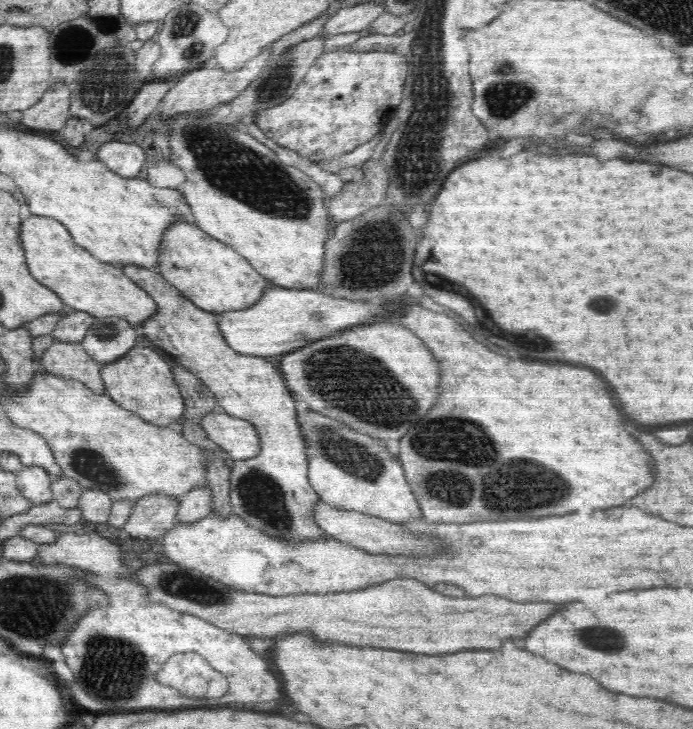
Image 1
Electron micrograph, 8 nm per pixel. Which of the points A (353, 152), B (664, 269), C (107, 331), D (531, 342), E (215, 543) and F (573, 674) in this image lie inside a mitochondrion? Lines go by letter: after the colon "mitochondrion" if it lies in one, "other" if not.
A: other
B: other
C: mitochondrion
D: mitochondrion
E: other
F: other

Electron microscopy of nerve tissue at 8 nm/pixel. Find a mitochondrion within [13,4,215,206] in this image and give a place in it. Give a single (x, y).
(74, 44)

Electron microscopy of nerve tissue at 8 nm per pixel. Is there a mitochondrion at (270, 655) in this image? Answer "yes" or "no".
no

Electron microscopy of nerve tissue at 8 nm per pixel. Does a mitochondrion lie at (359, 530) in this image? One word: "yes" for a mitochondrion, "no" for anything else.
no

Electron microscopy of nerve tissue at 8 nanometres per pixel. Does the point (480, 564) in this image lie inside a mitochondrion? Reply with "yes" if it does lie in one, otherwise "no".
no

